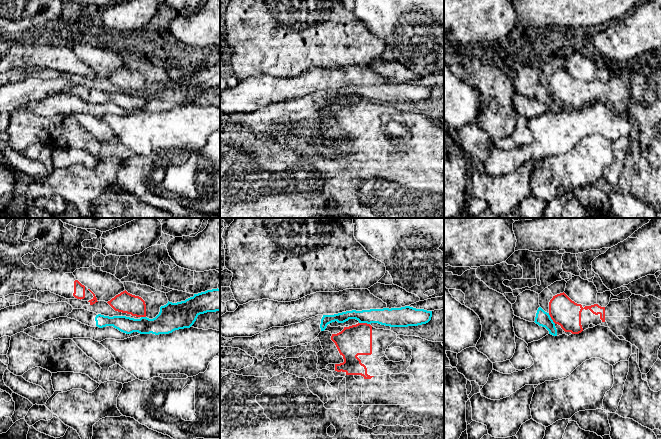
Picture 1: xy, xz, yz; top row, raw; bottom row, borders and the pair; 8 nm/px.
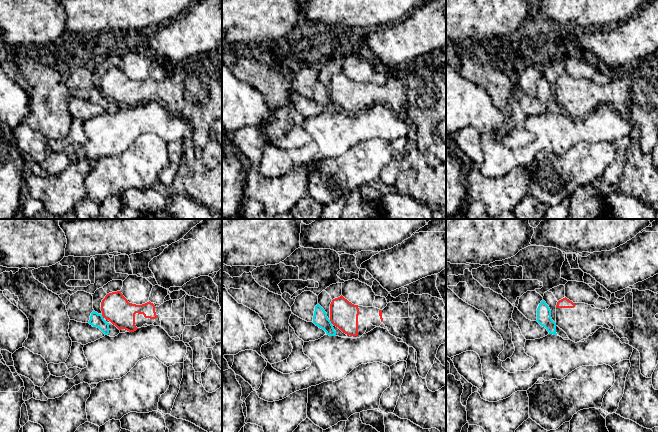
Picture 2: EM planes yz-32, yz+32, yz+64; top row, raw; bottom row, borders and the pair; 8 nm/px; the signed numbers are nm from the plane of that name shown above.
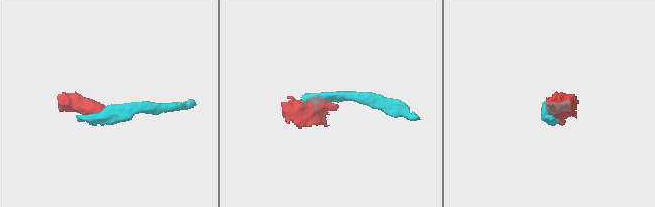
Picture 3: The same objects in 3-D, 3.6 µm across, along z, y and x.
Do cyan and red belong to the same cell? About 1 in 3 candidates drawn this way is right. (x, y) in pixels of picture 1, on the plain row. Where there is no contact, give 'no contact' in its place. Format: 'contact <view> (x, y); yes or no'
contact xz (364, 98); no

